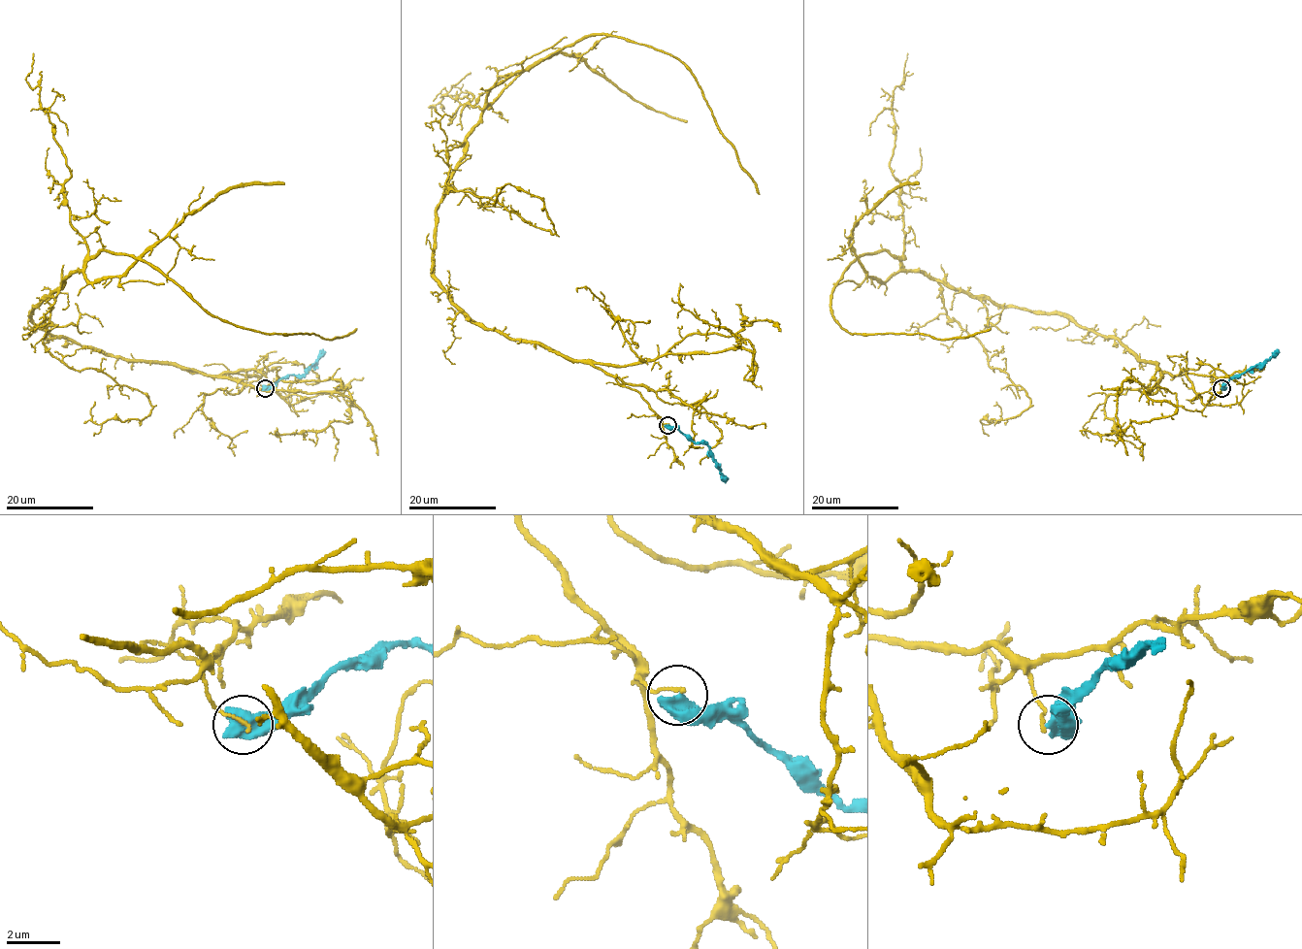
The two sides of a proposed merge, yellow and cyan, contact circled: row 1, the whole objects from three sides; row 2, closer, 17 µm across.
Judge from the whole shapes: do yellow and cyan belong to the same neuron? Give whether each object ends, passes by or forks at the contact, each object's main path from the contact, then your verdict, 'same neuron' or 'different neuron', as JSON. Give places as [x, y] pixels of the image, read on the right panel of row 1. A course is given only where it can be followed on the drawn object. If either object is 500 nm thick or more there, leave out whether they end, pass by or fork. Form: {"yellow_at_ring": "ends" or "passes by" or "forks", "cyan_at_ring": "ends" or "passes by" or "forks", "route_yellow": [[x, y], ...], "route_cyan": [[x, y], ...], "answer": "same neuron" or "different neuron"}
{"route_yellow": [[1220, 388], [887, 251], [857, 257], [831, 294], [853, 333], [991, 328]], "route_cyan": [[1221, 388], [1231, 378], [1262, 365], [1280, 352]], "answer": "different neuron"}

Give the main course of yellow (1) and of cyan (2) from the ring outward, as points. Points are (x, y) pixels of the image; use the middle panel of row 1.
1: (667, 424), (600, 369), (474, 324), (434, 274), (436, 207), (482, 111), (607, 34), (692, 73), (760, 194)
2: (667, 425), (705, 444), (726, 483)

